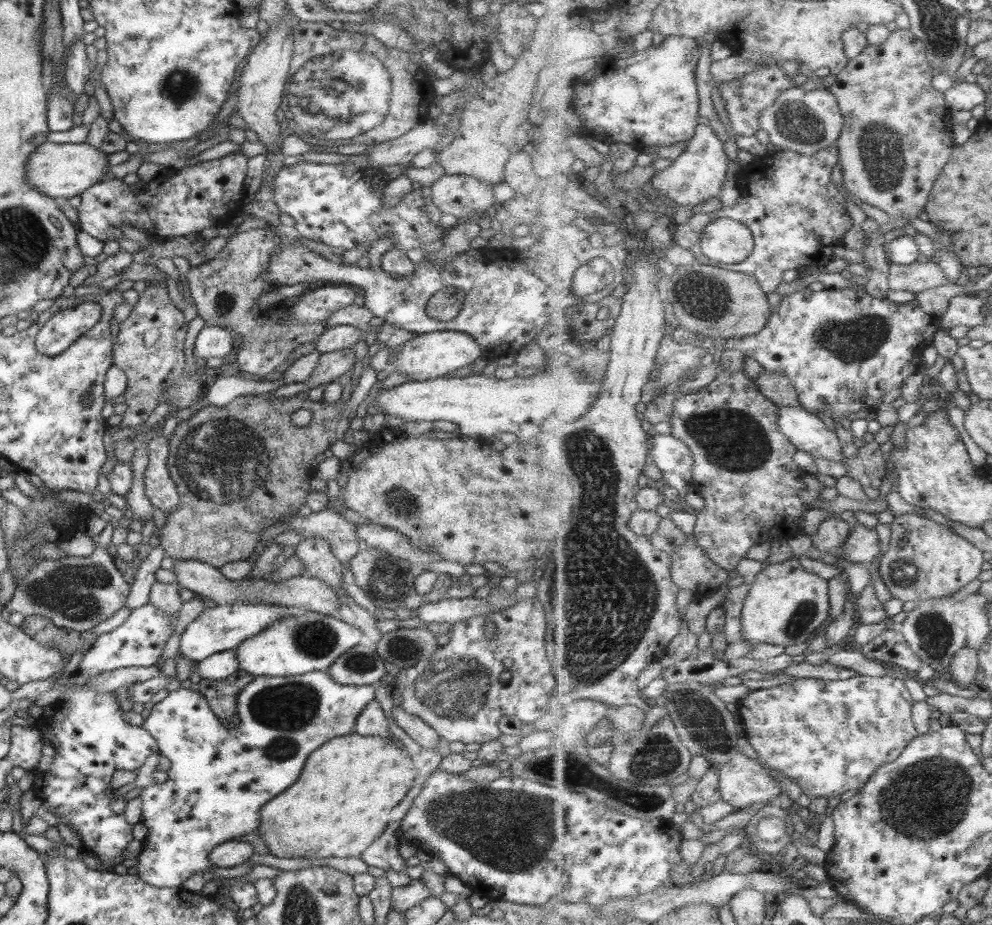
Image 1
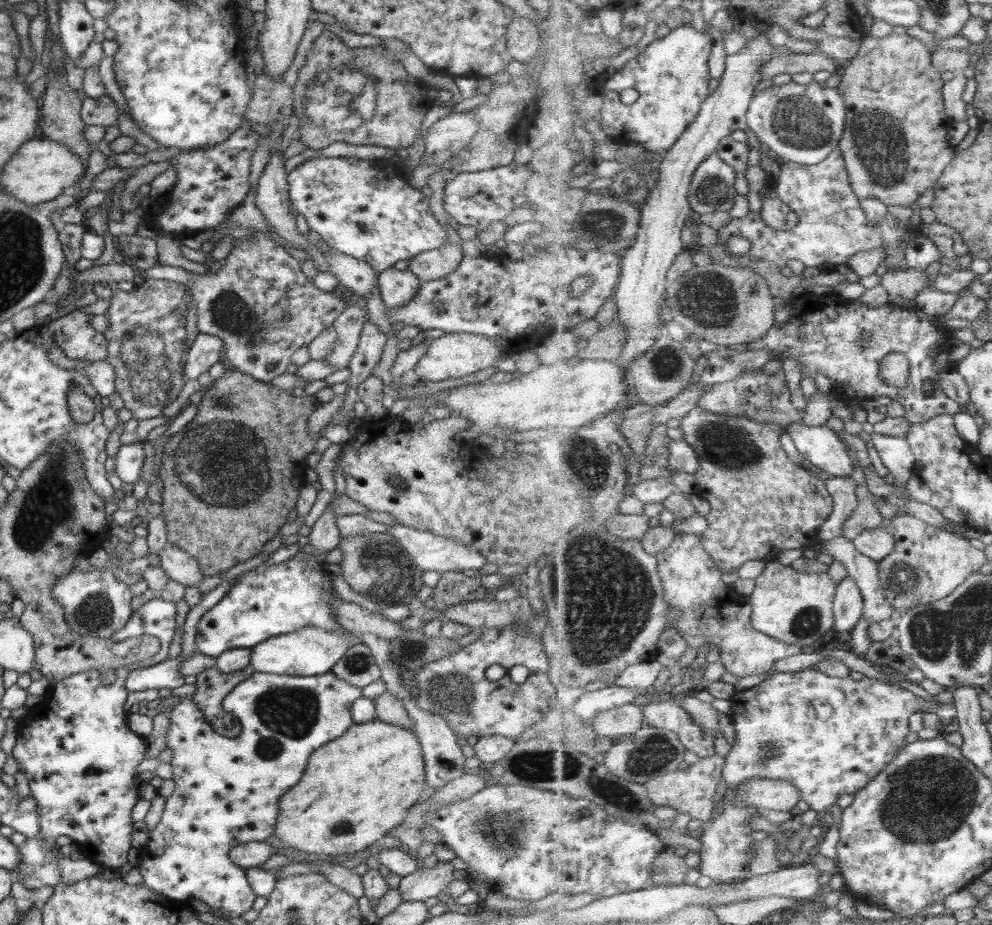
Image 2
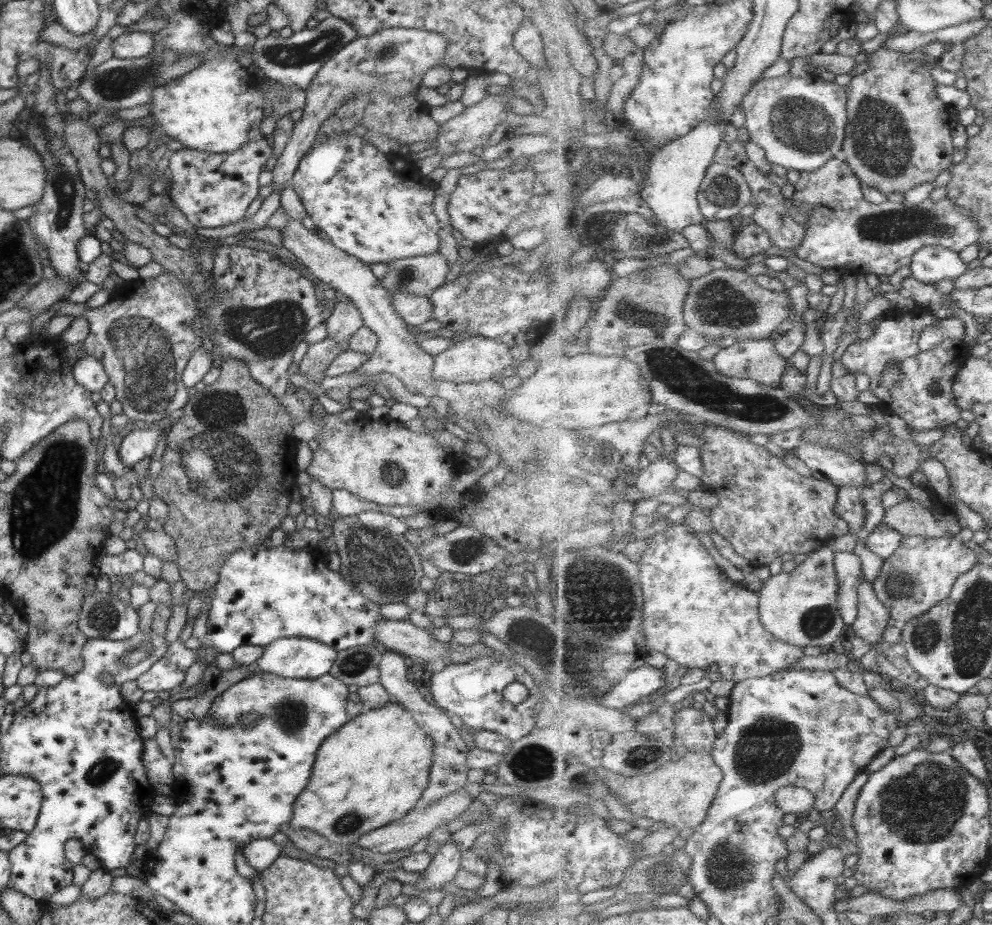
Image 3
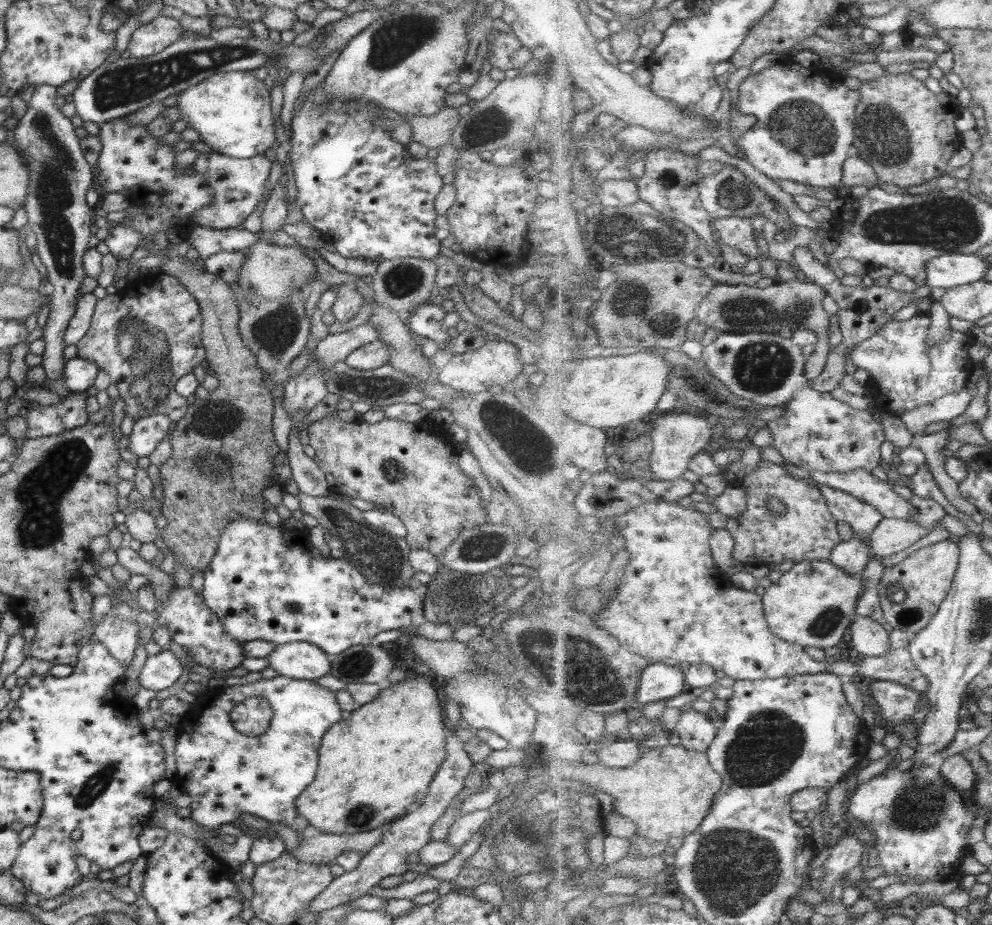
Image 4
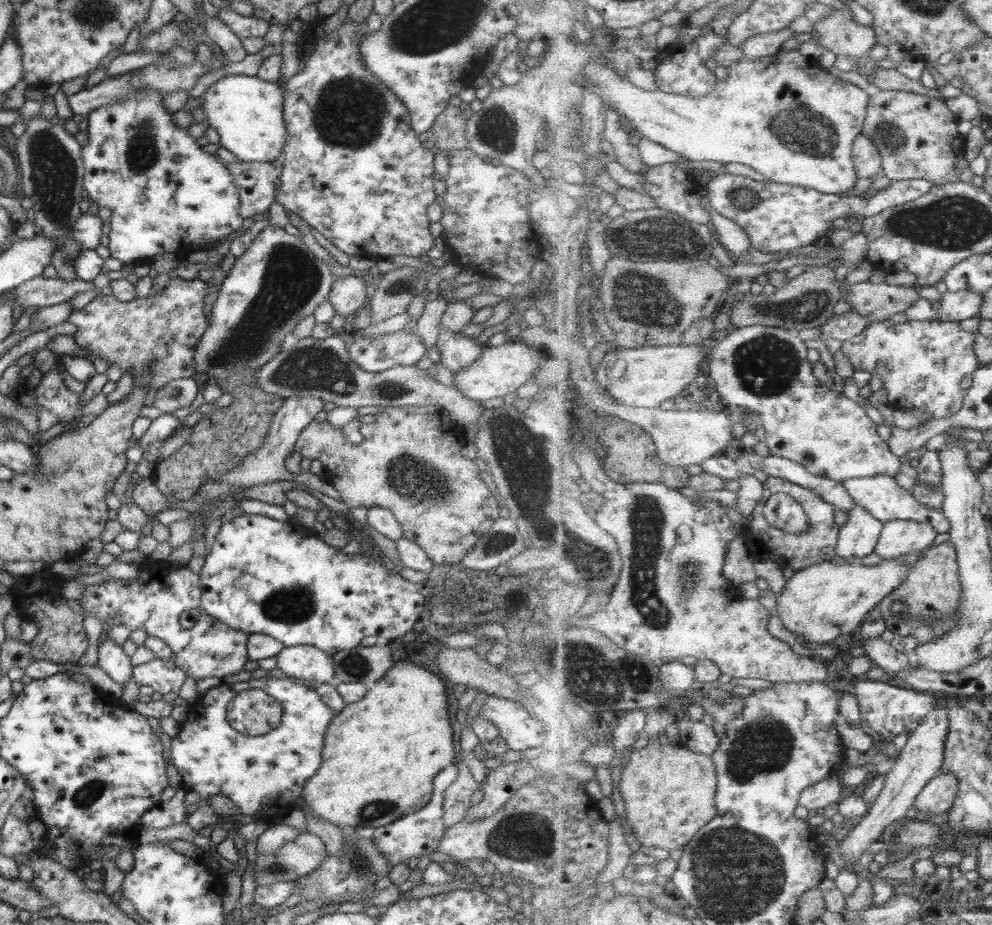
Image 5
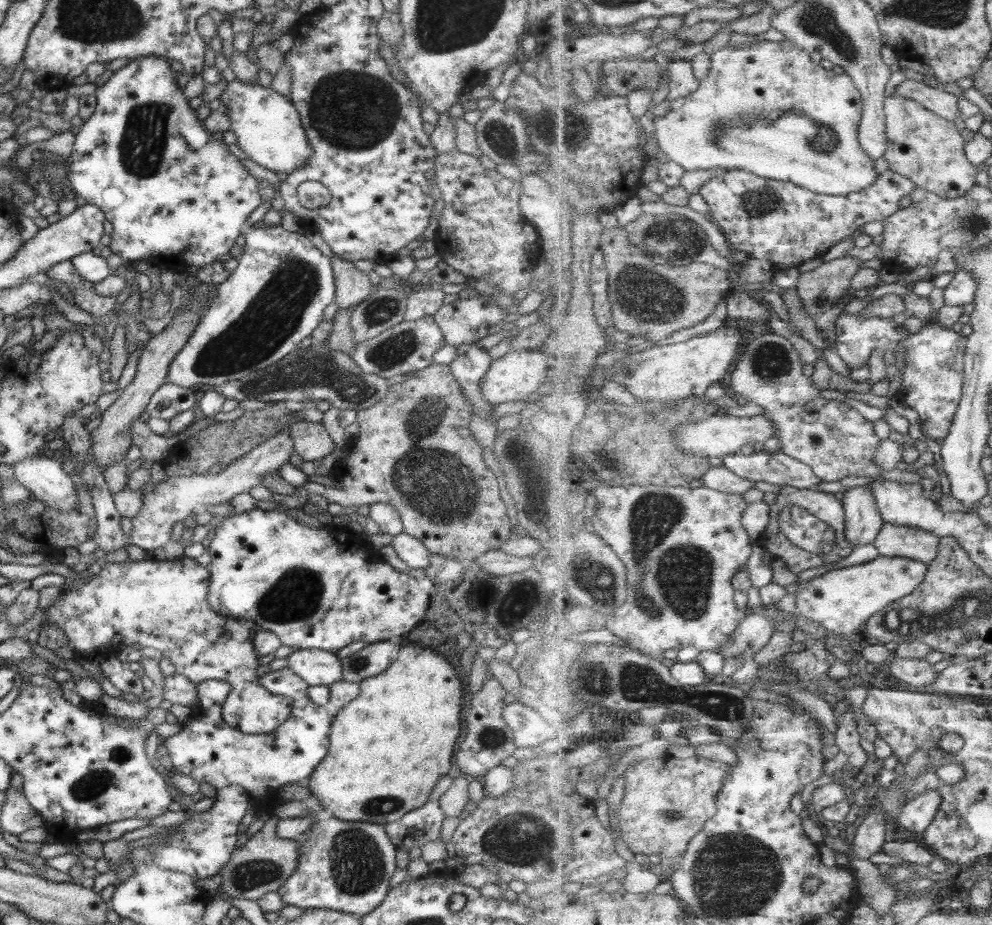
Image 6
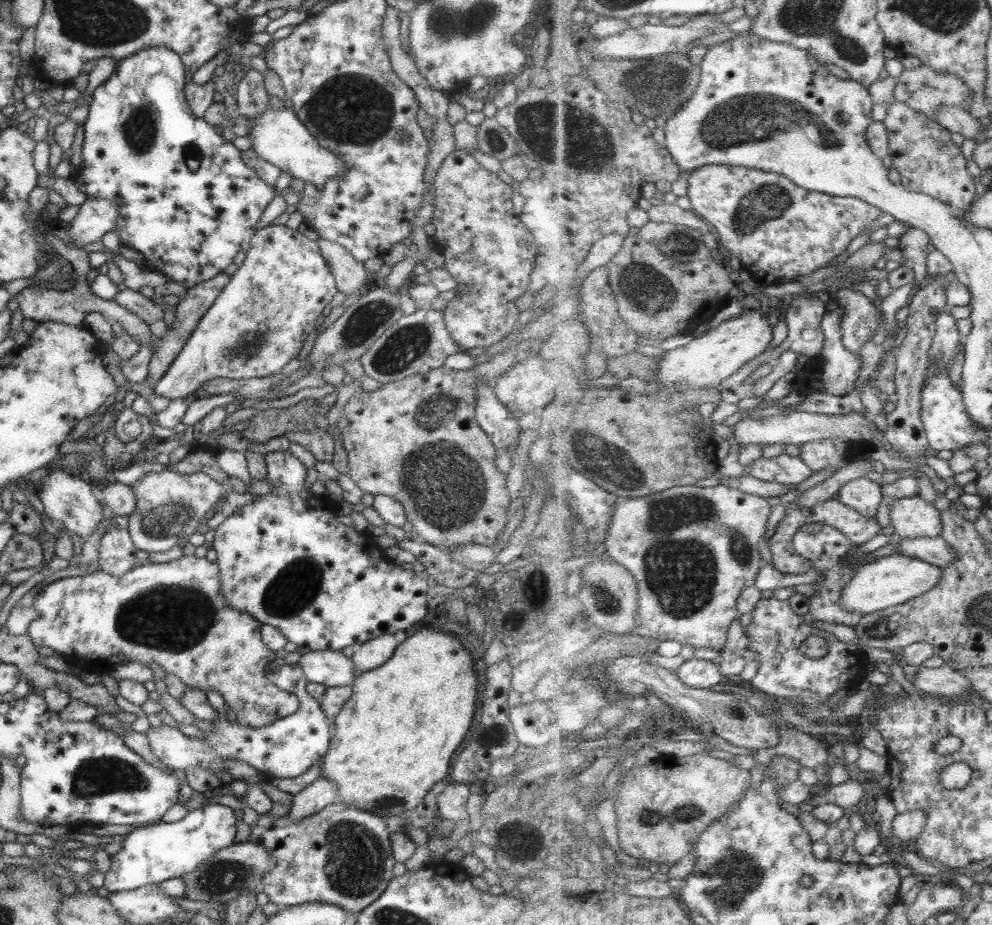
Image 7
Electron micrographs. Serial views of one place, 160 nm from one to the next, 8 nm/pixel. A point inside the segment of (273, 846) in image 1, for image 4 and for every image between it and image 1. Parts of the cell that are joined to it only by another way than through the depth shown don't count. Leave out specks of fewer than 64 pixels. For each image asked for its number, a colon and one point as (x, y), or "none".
2: (380, 766)
3: (371, 771)
4: (375, 764)

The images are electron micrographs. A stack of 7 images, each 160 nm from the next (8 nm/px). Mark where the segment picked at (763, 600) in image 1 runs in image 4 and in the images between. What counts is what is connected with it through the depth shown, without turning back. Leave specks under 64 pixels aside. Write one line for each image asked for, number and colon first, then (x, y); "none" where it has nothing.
2: (797, 608)
3: (799, 607)
4: (812, 604)

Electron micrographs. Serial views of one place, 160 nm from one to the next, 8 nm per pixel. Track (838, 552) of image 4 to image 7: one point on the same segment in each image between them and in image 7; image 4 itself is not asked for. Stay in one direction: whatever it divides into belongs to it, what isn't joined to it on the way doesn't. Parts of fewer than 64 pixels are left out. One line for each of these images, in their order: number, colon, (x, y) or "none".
5: (859, 536)
6: (864, 521)
7: (864, 495)

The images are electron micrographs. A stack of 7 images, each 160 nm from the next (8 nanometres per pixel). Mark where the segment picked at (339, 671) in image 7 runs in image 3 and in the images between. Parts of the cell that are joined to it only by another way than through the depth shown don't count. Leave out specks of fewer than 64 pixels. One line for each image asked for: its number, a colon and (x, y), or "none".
3: (301, 658)
4: (301, 661)
5: (306, 663)
6: (315, 667)

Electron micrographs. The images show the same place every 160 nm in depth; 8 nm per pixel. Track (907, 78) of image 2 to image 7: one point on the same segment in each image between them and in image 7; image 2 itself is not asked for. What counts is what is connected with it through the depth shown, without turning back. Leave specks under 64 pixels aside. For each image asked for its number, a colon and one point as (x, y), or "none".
3: (899, 135)
4: (907, 133)
5: (917, 135)
6: (923, 146)
7: (921, 149)

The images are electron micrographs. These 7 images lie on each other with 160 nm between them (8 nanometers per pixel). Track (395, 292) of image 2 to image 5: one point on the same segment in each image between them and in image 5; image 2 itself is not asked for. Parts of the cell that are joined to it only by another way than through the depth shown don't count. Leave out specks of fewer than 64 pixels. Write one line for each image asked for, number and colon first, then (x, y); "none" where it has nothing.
3: (414, 310)
4: (425, 319)
5: (457, 351)

